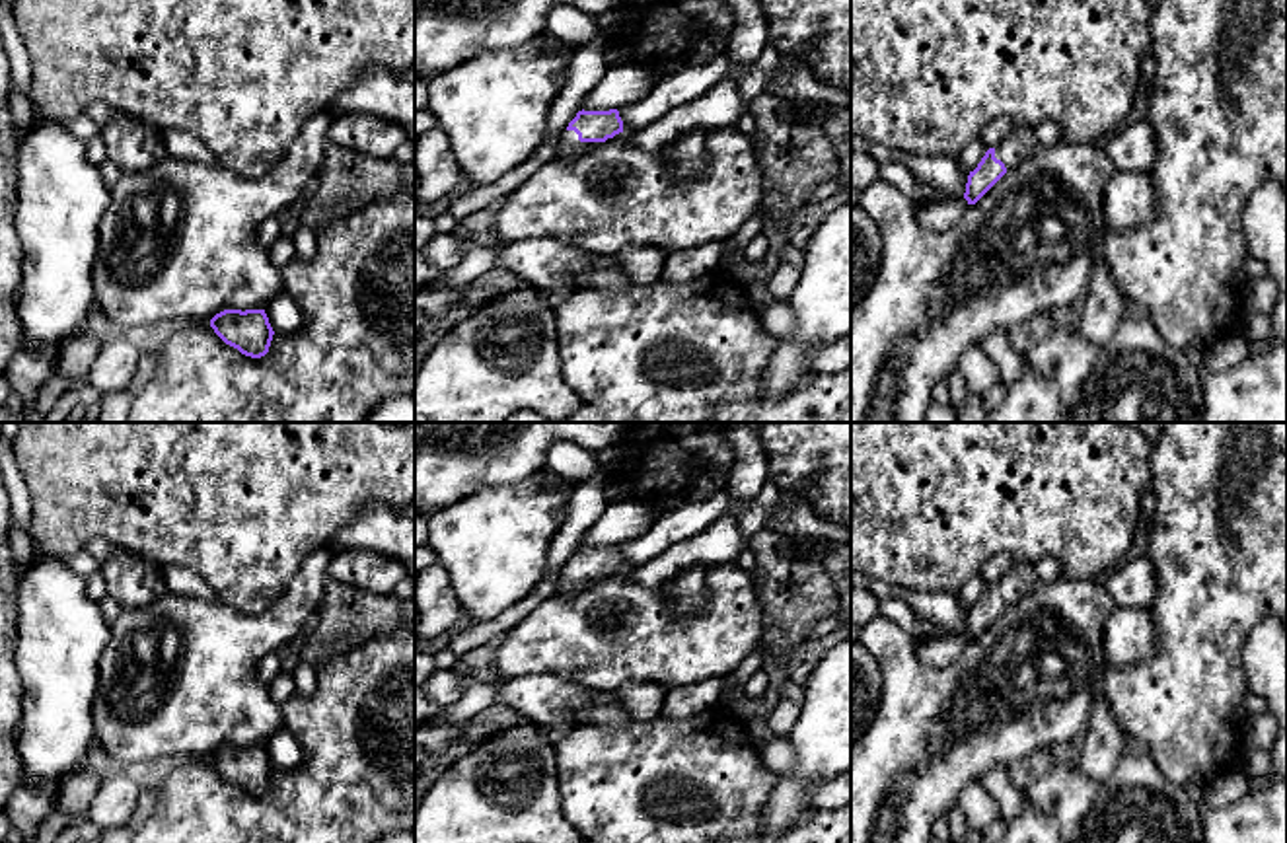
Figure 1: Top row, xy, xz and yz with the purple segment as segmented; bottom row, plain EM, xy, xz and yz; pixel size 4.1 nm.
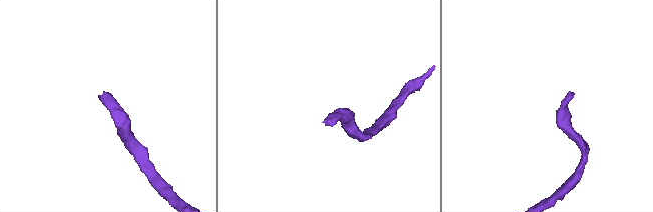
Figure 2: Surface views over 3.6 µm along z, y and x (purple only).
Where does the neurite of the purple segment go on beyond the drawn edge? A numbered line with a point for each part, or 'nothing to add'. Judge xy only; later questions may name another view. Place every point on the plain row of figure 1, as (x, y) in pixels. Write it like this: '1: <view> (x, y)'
nothing to add

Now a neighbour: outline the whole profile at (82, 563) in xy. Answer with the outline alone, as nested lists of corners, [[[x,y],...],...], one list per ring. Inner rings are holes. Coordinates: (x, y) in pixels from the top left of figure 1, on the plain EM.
[[[78,551],[74,555],[58,557],[70,570],[80,574],[82,578],[92,576],[93,572],[101,572],[103,563],[93,559],[92,555]]]

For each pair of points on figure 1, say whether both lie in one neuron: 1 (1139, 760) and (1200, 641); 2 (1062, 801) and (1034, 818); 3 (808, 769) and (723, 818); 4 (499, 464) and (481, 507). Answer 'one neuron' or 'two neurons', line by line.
1: two neurons
2: two neurons
3: two neurons
4: two neurons

